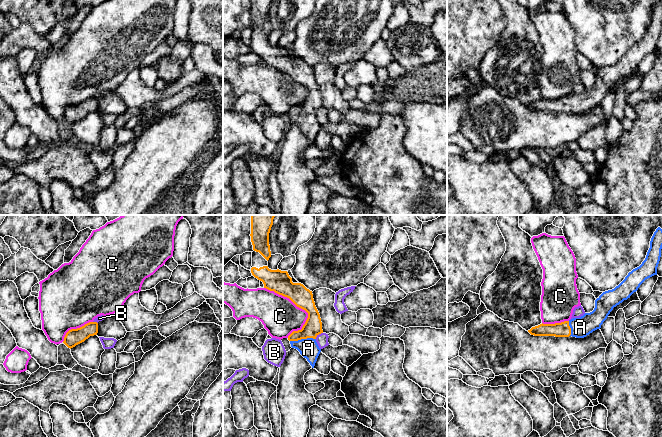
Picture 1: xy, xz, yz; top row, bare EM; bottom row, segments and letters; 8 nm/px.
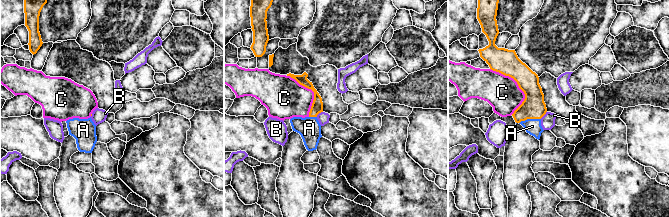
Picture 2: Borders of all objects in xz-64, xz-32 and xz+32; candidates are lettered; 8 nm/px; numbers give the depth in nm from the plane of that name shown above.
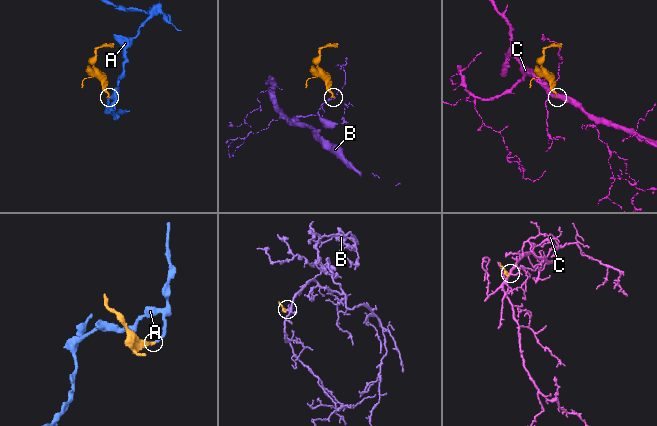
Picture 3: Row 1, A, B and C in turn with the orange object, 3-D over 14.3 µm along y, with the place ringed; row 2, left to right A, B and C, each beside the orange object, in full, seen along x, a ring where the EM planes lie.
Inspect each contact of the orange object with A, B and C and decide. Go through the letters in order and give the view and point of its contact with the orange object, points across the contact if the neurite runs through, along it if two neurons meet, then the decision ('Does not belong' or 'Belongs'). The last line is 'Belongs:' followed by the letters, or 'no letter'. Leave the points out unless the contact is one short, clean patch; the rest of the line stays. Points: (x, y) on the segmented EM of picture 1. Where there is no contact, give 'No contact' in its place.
A: Touches orange at xz (302, 338). Path across: xz (313, 326), (302, 338), (308, 348). Belongs
B: Touches orange at xz (318, 334). Boundary: xz (322, 332), (315, 338). Does not belong
C: Touches orange at xz (294, 303). Does not belong
Belongs: A

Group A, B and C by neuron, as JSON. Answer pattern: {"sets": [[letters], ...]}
{"sets": [["A"], ["B"], ["C"]]}

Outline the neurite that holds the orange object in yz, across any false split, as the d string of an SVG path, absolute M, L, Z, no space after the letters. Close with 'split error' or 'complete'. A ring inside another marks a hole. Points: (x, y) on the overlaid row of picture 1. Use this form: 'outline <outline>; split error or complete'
outline M658 227L654 232L650 248L642 264L633 269L625 279L614 289L603 292L595 300L595 308L580 318L573 318L555 324L540 324L532 327L528 332L534 336L576 337L584 338L593 331L600 329L614 307L638 290L648 278L657 275L657 267L661 257L662 229Z; split error

